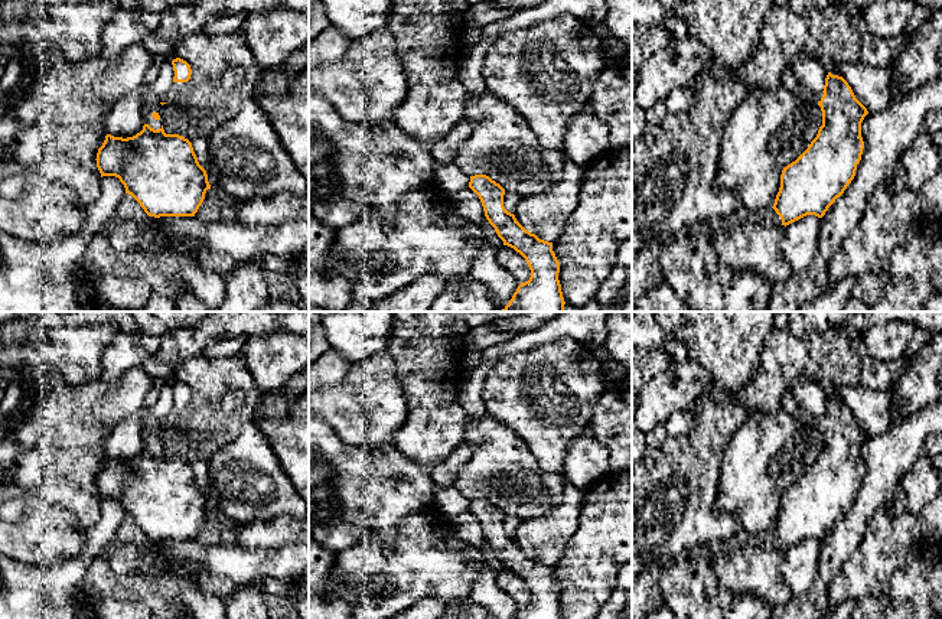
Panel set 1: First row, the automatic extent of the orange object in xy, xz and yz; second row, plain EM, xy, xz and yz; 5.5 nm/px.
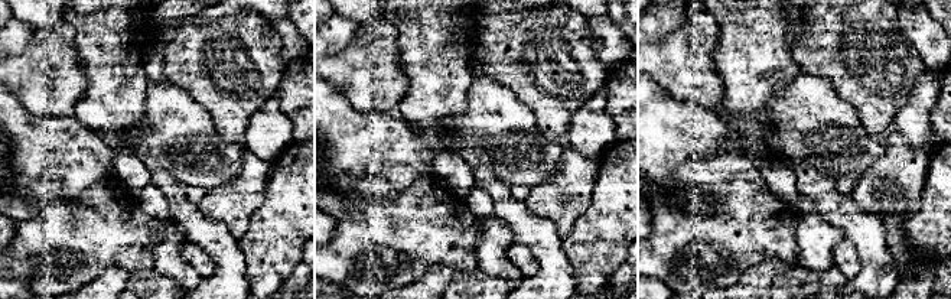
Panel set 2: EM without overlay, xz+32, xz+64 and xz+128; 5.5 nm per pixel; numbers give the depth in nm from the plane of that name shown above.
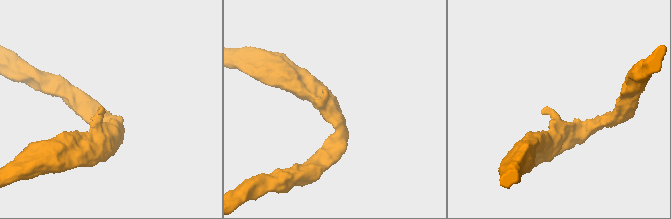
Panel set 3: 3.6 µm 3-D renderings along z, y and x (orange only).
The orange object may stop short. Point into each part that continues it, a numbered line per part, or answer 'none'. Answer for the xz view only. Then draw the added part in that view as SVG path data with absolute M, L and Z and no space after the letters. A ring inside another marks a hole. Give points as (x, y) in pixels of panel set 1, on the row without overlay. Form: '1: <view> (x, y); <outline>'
none

